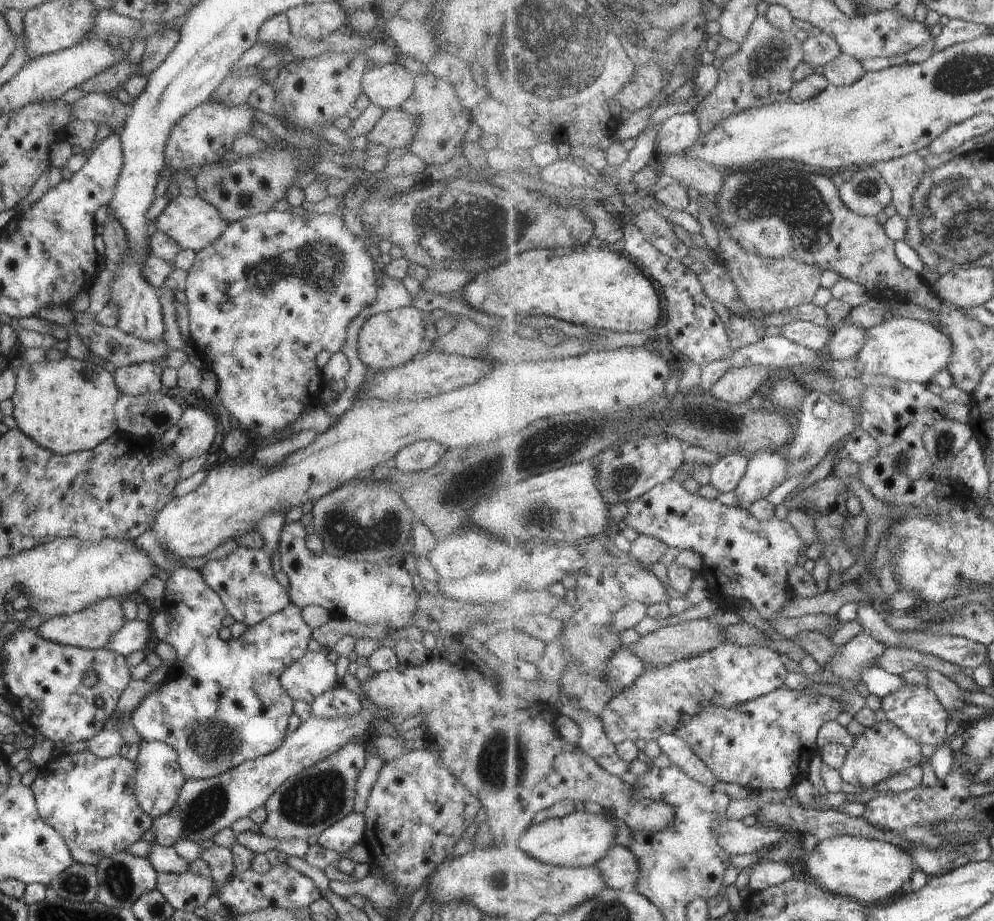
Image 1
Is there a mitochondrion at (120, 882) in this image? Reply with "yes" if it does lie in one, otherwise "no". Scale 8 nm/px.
yes

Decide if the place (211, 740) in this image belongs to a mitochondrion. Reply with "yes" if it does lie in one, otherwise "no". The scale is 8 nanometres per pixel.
yes

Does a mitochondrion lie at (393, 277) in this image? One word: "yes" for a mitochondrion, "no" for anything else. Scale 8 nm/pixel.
no

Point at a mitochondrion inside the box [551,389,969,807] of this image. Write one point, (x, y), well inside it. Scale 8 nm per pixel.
(727, 424)

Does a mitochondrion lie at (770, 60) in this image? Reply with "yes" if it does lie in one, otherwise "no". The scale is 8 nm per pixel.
yes

